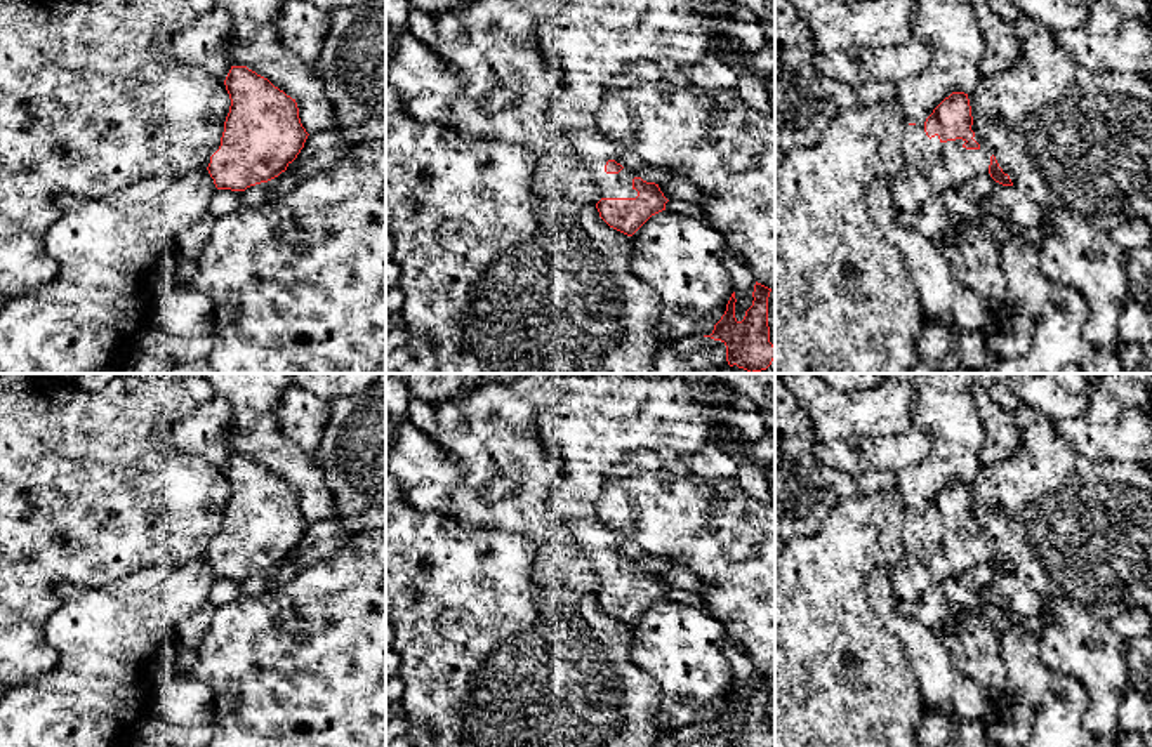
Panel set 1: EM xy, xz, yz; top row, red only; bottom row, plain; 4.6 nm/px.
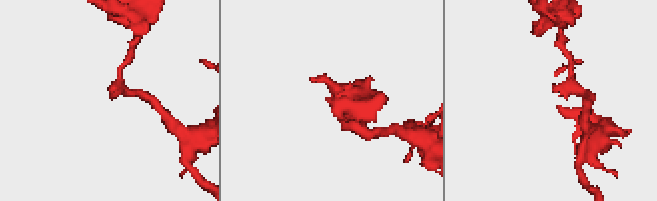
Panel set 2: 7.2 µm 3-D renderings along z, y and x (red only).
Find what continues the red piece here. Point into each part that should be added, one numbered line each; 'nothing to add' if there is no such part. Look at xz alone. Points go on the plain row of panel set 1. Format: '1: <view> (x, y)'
1: xz (600, 419)

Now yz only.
1: yz (961, 555)

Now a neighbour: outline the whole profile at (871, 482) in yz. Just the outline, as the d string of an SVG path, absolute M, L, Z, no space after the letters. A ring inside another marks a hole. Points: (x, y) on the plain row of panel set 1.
M867 471L853 478L864 495L886 492L897 486L897 474L891 471Z

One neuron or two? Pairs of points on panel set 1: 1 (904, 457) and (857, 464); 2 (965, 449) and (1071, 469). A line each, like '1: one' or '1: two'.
1: one
2: two

